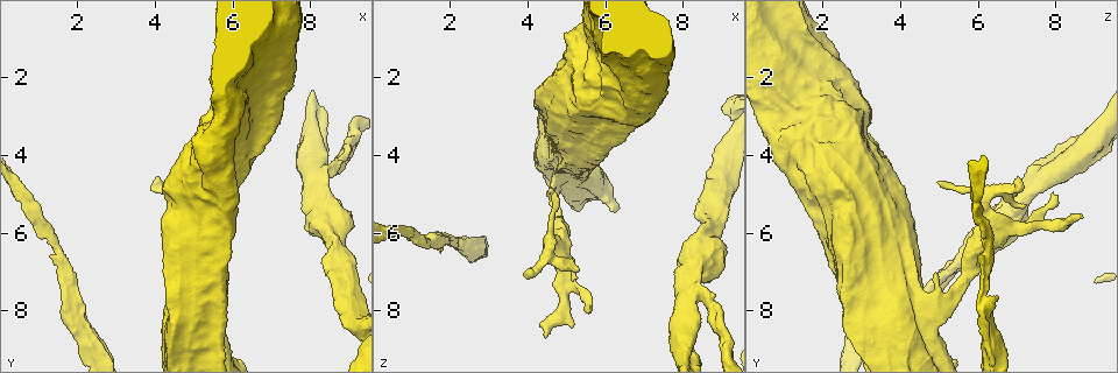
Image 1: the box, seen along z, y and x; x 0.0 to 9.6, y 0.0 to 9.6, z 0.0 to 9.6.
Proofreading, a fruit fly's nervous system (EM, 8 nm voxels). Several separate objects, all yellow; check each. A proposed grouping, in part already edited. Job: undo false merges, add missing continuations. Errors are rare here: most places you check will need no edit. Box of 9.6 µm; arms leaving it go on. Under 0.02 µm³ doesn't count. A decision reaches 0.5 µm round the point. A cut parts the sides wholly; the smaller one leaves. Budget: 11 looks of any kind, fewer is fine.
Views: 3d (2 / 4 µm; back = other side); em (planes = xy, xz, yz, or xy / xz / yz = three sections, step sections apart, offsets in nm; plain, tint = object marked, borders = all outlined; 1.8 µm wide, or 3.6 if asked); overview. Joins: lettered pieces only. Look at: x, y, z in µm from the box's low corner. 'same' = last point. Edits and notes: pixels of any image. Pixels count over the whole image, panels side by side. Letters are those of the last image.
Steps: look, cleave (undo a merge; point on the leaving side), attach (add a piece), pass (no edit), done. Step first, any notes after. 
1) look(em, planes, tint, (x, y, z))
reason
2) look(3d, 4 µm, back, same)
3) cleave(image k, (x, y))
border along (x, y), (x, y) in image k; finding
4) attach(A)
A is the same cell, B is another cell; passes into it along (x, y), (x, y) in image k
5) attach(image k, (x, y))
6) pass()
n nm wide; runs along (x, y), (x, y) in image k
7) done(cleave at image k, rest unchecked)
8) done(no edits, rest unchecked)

look(em, planes, tint, (5.65, 4.90, 7.90))
an open end

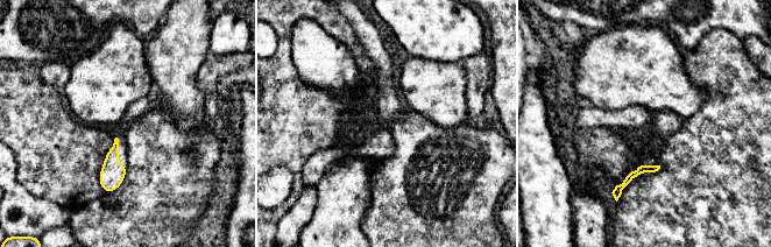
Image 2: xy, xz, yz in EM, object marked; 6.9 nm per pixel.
look(em, planes, borders, same)
what lies round it

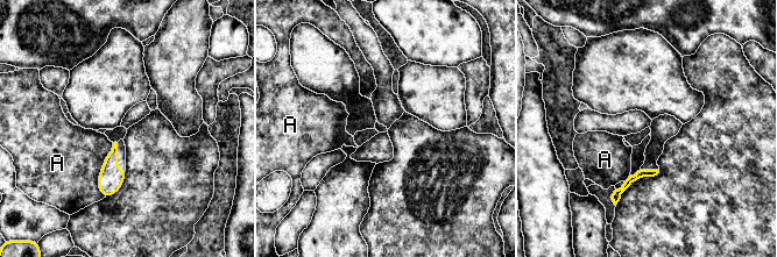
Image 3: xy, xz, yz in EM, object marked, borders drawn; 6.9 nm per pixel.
pass()
A is another cell; border along (113, 143), (98, 179), (104, 197) in image 3; no lettered piece goes on from it

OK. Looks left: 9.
look(3d, 4 µm, (7.90, 3.65, 9.05))

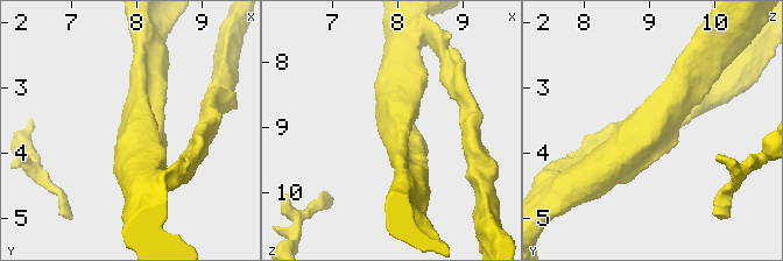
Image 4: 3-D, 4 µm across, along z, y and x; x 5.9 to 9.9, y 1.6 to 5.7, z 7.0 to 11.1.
look(em, 3.6 µm, planes, borders, (7.90, 3.65, 9.00))

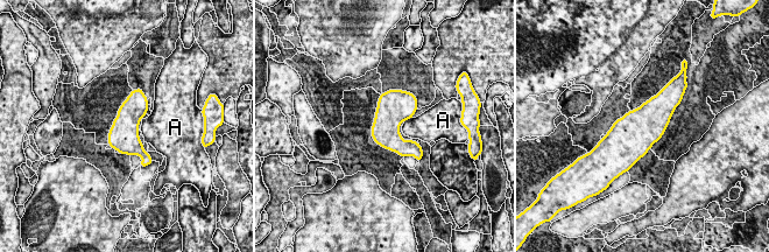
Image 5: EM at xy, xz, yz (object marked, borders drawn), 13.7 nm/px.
pass()
A is another cell; border along (411, 117), (404, 121) in image 5; all the same neuron

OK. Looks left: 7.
look(3d, 4 µm, (8.60, 6.50, 6.00))
sudden change in width

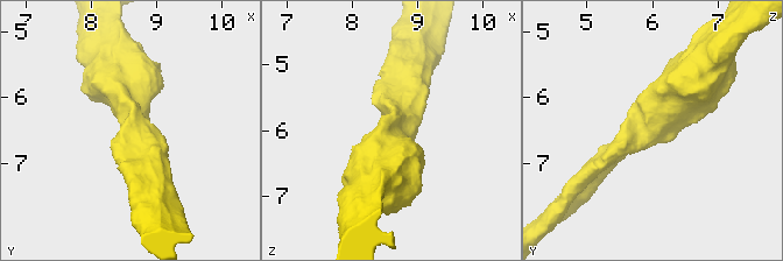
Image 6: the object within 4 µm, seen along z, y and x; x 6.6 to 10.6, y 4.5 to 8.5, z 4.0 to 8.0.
look(em, 3.6 µm, xz, step 16, tint, (8.65, 6.45, 5.95))
need the tissue

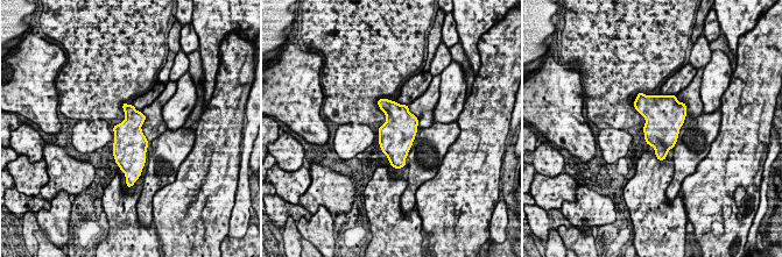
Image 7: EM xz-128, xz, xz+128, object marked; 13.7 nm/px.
look(em, 3.6 µm, planes, borders, same)

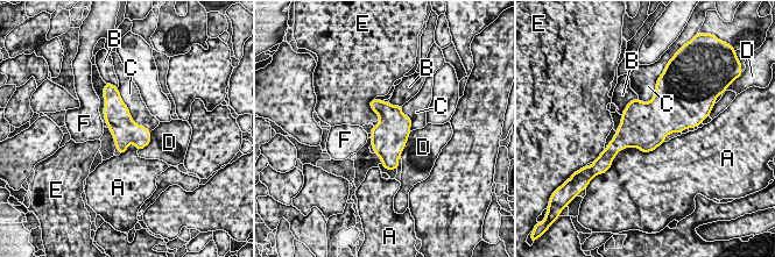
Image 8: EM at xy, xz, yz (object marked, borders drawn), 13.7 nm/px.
pass()
380 nm wide; A, B, C, D, E and F are other cells; border along (118, 91), (131, 118), (149, 131) in image 8; one neuron here

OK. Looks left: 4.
look(3d, 2 µm, (2.00, 8.20, 6.15))
calibre changes

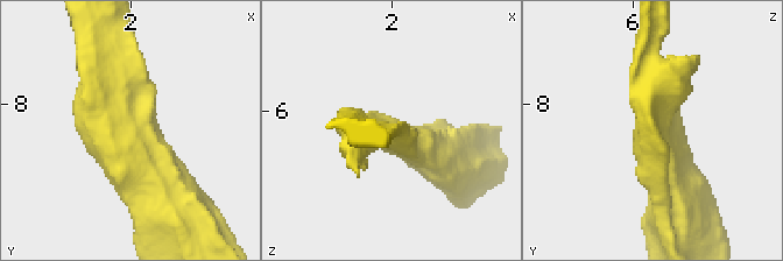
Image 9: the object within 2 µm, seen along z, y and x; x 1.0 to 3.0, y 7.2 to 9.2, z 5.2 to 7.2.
look(em, xy, step 4, borders, (2.00, 8.26, 6.16))
shape alone is not enough

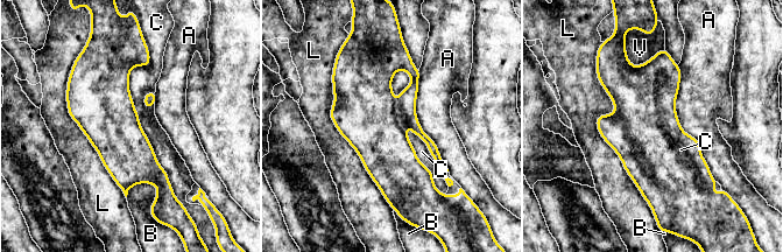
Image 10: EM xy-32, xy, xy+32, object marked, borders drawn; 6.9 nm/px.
pass()
380 nm wide; A, B, C, L and V are other cells; border along (147, 48), (129, 95), (175, 195) in image 10; continuous, no second neuron

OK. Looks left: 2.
done(no edits, rest unchecked)

